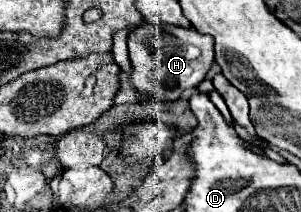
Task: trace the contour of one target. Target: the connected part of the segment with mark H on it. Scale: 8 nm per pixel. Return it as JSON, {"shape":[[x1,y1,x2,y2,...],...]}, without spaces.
{"shape":[[142,23,128,35,128,51,132,61,130,81,140,91,142,101,150,101,154,97,176,101,184,91,198,87,214,63,214,39,176,25,158,27]]}

